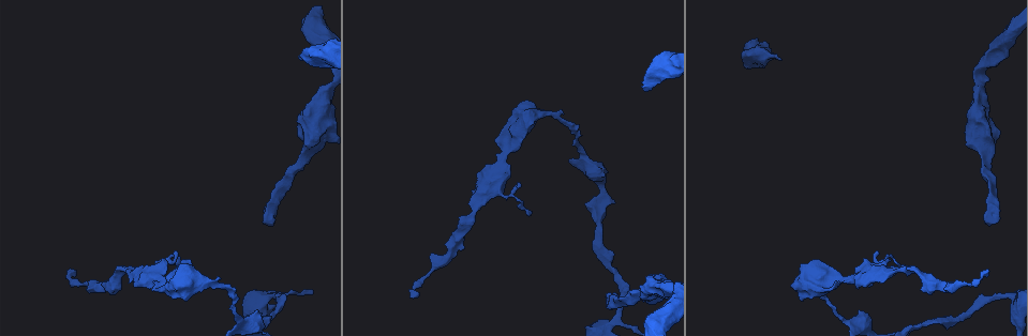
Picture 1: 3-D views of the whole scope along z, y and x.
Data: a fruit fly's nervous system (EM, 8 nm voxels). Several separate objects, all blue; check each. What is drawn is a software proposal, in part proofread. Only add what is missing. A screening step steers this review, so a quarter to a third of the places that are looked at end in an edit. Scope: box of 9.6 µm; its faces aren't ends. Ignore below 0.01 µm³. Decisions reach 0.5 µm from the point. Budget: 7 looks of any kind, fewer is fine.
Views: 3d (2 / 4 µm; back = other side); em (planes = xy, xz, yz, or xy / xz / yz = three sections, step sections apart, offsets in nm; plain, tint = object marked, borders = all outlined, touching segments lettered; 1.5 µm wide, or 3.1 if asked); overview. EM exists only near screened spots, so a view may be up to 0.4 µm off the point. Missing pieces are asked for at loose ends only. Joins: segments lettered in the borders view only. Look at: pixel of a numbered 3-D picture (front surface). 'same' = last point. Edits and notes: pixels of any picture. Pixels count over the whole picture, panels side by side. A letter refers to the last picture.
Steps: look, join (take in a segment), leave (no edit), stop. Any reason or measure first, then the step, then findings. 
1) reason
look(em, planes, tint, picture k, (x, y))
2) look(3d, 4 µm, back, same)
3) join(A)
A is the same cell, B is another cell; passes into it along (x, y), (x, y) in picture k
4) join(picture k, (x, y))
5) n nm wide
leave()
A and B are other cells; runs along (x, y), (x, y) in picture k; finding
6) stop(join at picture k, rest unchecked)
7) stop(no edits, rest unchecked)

thick end
look(em, planes, borders, picture 1, (778, 59))

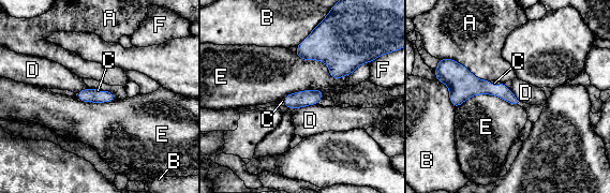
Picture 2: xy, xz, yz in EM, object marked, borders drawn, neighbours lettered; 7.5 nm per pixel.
join(C)
C is the same cell, A, B, D, E and F are other cells; passes into it along (296, 100), (292, 107), (280, 138) in picture 2; it goes on there

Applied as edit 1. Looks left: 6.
see it whole again
look(overview)

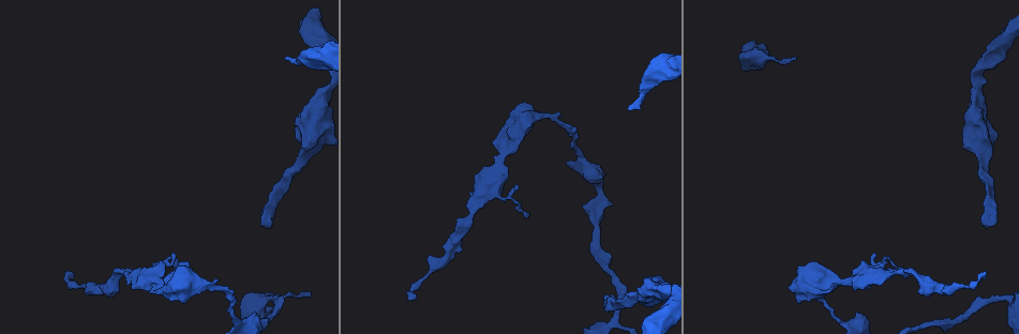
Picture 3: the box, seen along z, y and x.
long arm stops here
look(3d, 4 µm, picture 3, (986, 226))

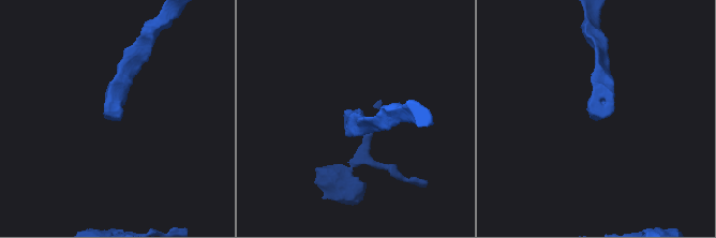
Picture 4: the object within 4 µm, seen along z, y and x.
look(em, xy, step 4, borders, picture 4, (600, 118))

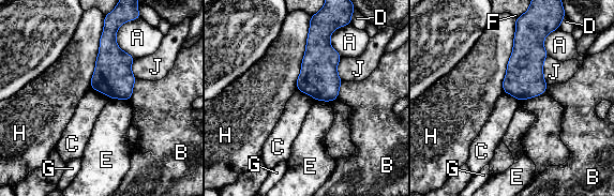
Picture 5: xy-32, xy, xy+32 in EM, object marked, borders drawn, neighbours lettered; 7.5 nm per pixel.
another direction
look(em, planes, borders, same)

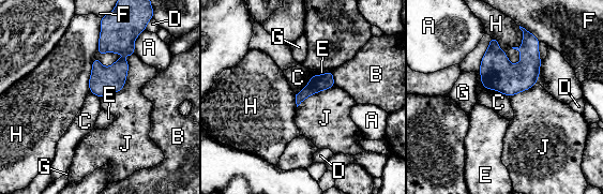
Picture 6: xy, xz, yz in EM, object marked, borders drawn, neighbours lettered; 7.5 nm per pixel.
leave()
A, B, C, D, E, F, G, H and J are other cells; none of them fits

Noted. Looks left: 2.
tapers out
look(em, planes, borders, picture 3, (528, 217))

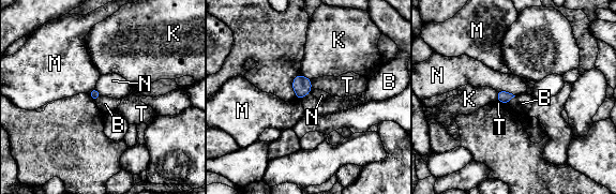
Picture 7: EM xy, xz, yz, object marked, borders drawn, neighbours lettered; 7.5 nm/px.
80 nm wide
leave()
B, K, M, N and T are other cells; border along (496, 90), (509, 91), (514, 95) in picture 7; none of them fits

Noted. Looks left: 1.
stop(join at picture 2, rest unchecked)

